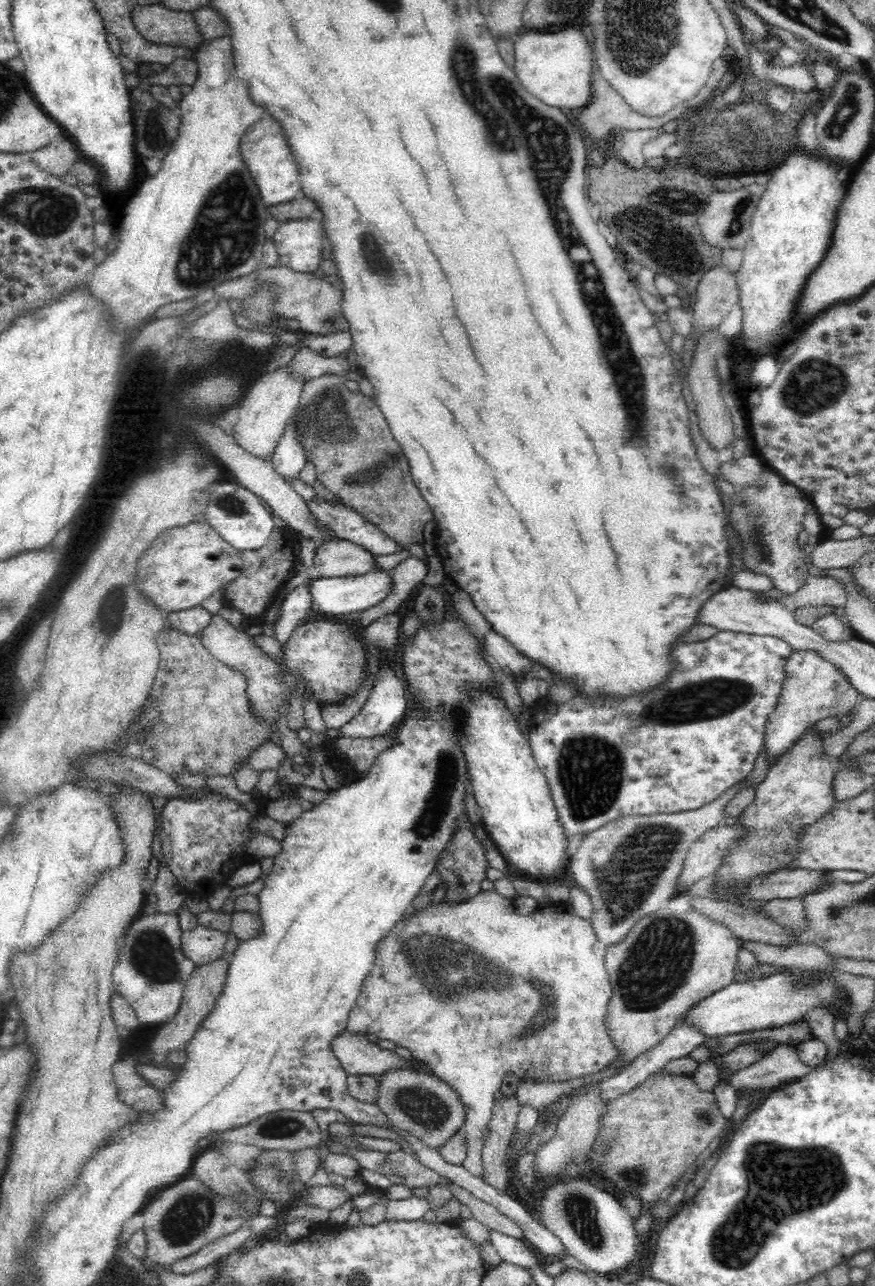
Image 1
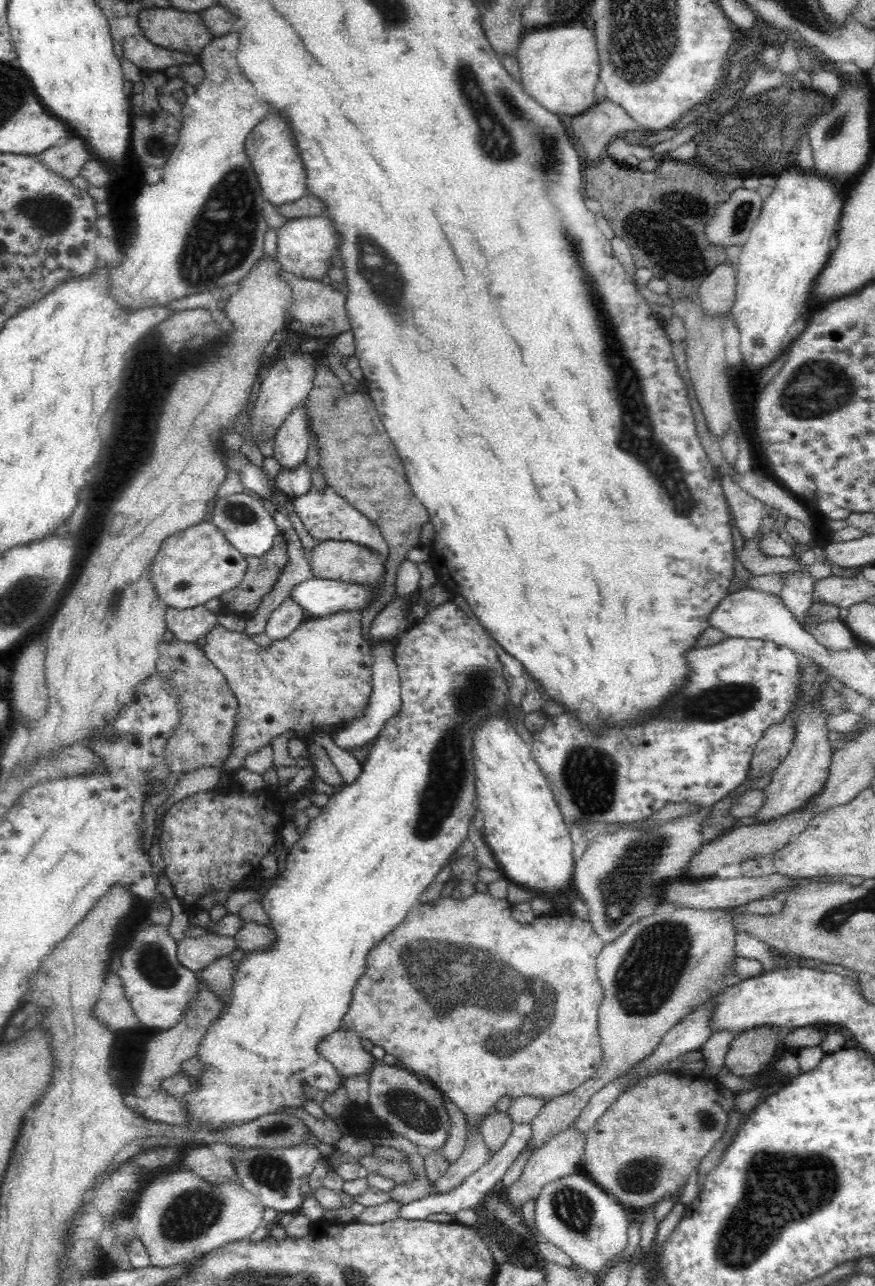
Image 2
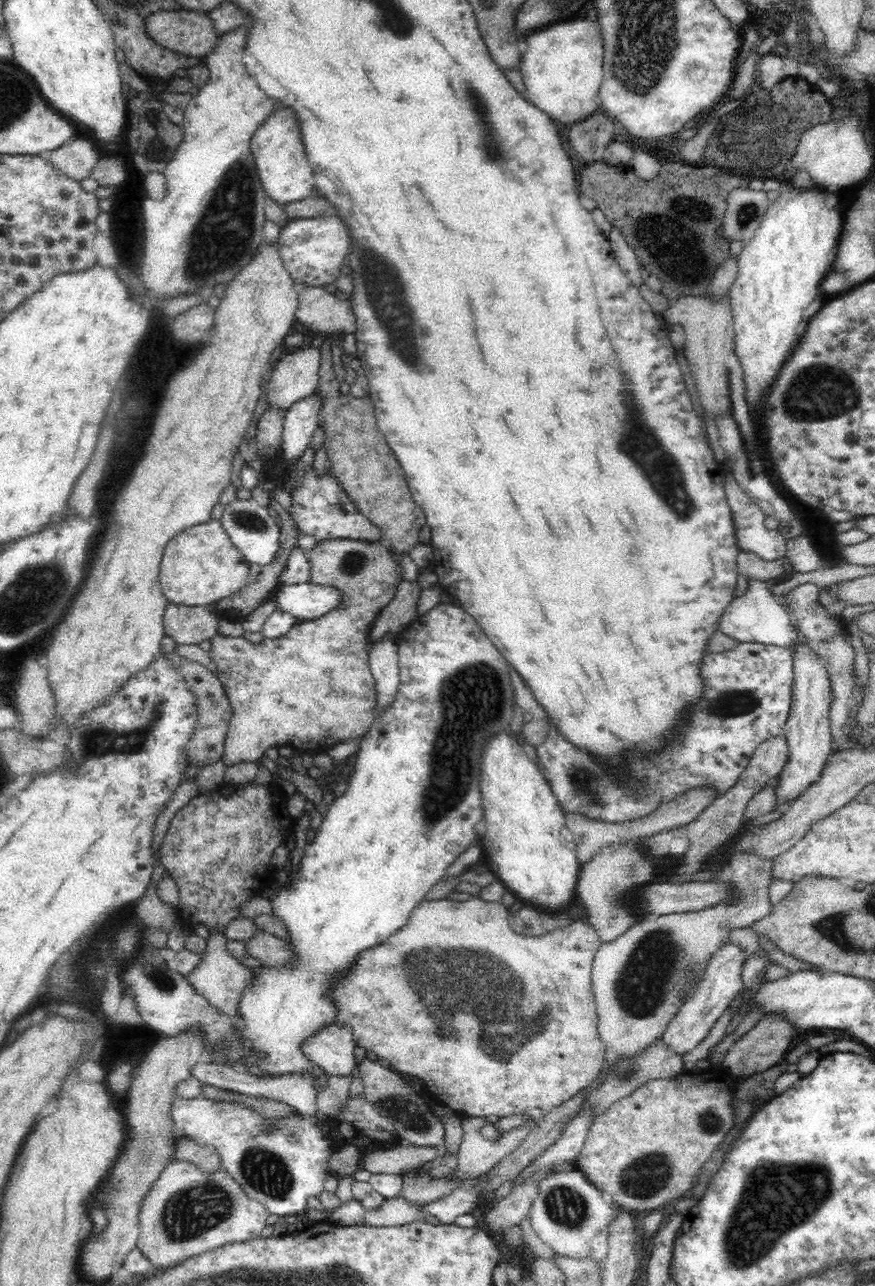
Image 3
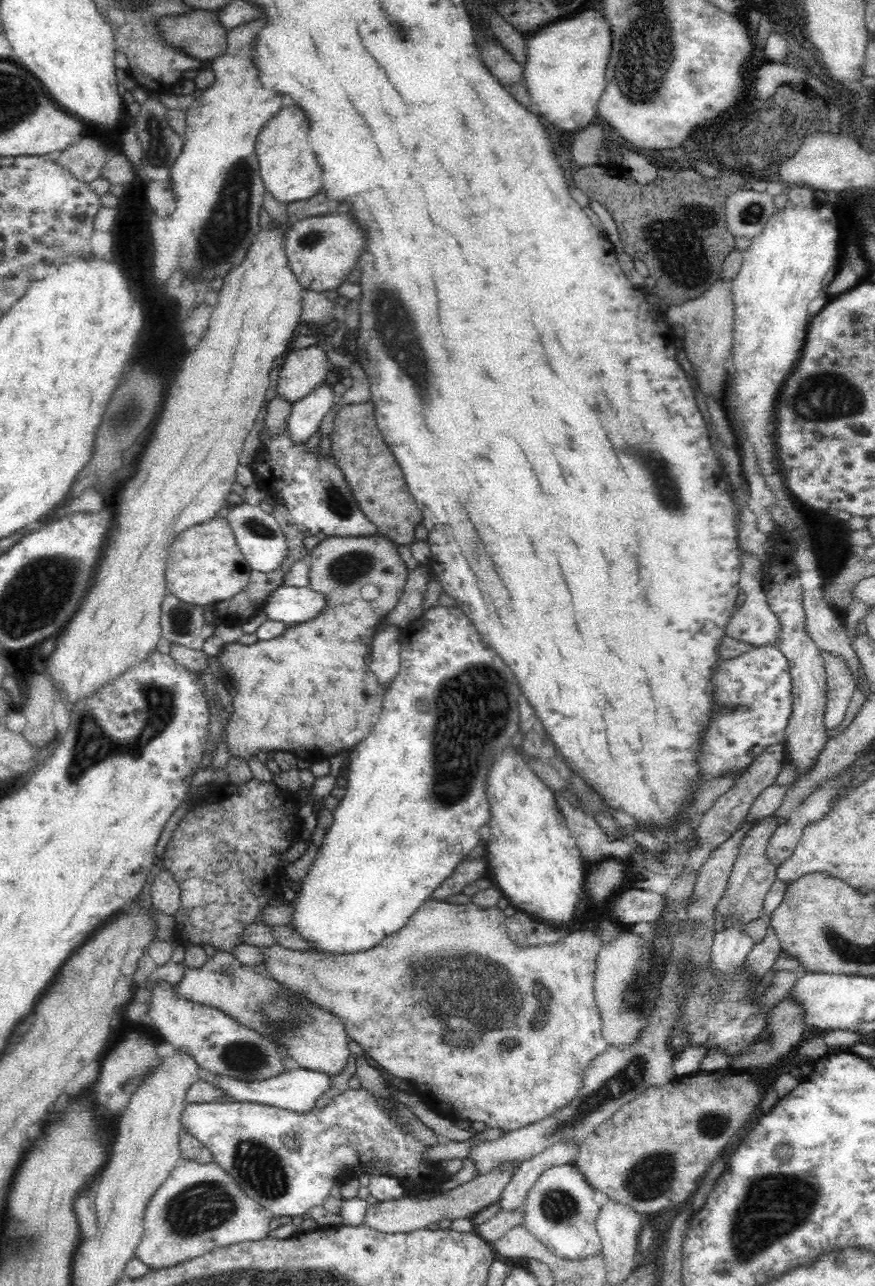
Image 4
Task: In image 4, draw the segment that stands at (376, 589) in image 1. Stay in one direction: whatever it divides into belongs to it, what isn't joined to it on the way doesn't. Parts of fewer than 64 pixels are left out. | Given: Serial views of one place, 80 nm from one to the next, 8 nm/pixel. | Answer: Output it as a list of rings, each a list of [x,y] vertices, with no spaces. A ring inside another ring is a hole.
[[[283,584],[266,596],[261,610],[266,615],[266,621],[282,622],[289,628],[316,618],[324,606],[324,594],[310,589],[310,586],[296,588]]]

